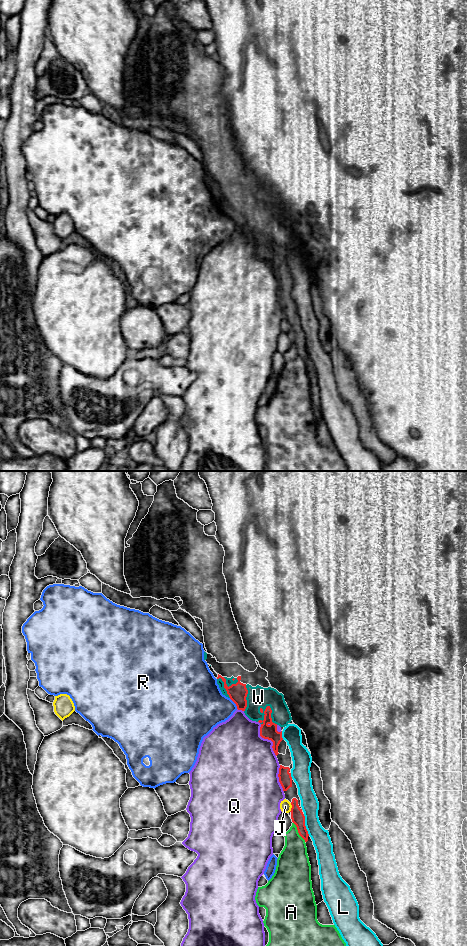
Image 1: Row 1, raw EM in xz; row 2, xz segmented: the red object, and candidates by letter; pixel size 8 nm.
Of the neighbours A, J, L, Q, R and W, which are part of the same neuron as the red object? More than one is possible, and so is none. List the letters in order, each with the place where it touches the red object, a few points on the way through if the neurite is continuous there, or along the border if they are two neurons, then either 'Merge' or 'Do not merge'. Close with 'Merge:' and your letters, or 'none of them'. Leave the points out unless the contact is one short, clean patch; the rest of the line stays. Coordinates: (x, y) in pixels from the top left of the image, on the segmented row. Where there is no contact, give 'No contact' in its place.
A: Touches red at xz (298, 832). Do not merge
J: Touches red at xz (292, 807). Do not merge
L: Touches red at xz (304, 825). Do not merge
Q: Touches red at xz (266, 738). Do not merge
R: Touches red at xz (234, 702). Do not merge
W: Touches red at xz (271, 712). Merge
Merge: W

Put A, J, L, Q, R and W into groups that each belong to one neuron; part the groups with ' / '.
A / J / L / Q / R / W

